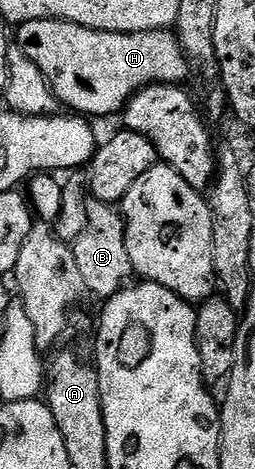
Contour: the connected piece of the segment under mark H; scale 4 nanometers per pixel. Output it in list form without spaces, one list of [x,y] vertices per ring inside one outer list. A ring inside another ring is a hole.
[[[41,18],[23,22],[16,30],[16,46],[40,68],[46,81],[54,89],[55,97],[64,105],[72,106],[79,115],[114,114],[125,111],[131,98],[155,84],[182,84],[192,74],[192,66],[182,49],[177,33],[170,30],[153,30],[135,34],[117,34],[84,28],[80,24],[61,22],[55,18]]]

